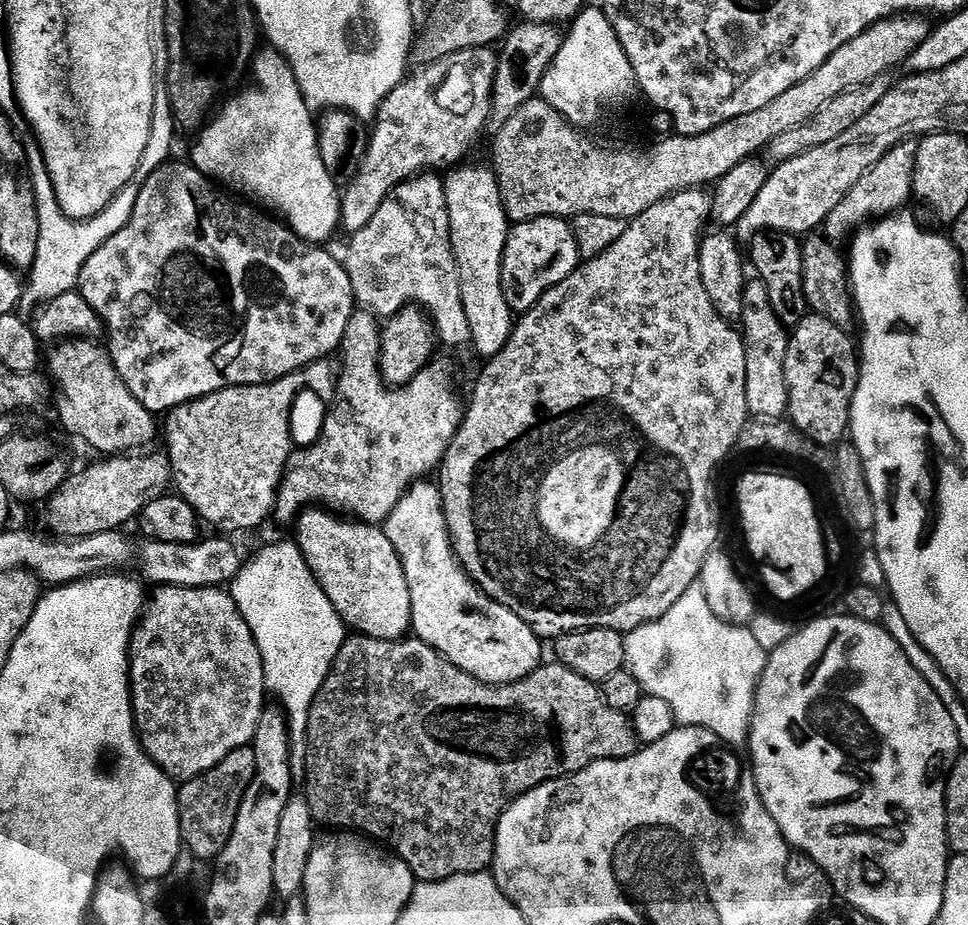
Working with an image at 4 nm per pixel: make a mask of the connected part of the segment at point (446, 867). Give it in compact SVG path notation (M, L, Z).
M352 634L338 650L338 658L332 663L330 674L312 703L308 719L308 749L302 758L308 781L302 795L308 799L310 814L317 825L325 824L328 830L343 830L363 834L373 842L387 846L410 866L417 881L429 884L442 882L462 874L488 872L496 849L496 831L502 814L510 805L530 790L563 776L573 776L578 770L586 770L596 760L621 760L638 751L638 735L629 713L619 712L604 697L601 685L574 674L565 668L560 659L553 664L541 663L526 678L513 684L483 684L478 678L458 670L445 656L435 652L429 644L415 638L403 640L379 640L369 636Z

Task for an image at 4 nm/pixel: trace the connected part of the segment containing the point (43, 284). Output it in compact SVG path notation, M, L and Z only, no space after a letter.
M157 114L152 119L152 134L150 142L146 146L146 154L136 171L136 177L126 185L120 193L115 196L97 216L92 216L89 220L74 220L57 210L43 217L40 226L40 237L38 238L38 254L36 261L32 264L30 275L32 281L27 281L20 298L19 315L25 318L35 317L38 308L45 302L58 298L58 294L66 294L73 291L79 285L80 275L86 266L86 262L92 257L100 246L106 243L126 222L130 222L130 214L134 210L134 204L138 202L140 187L144 185L144 180L154 174L161 166L169 163L172 152L172 143L176 140L178 125L176 117L172 114Z

